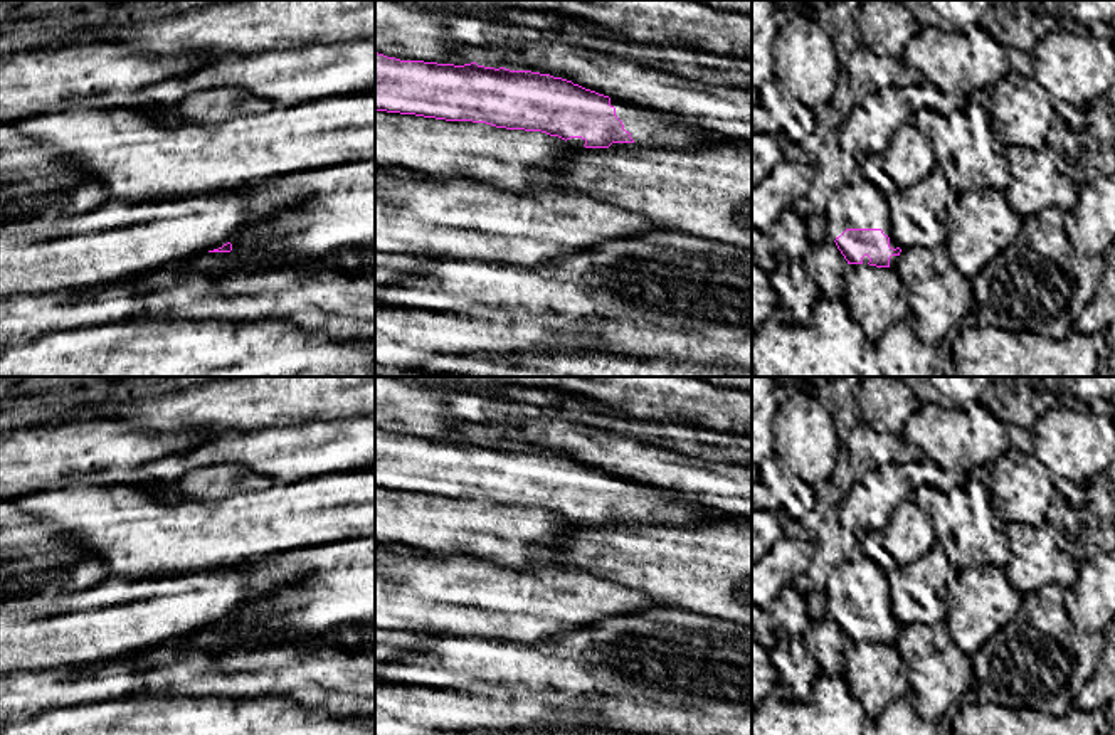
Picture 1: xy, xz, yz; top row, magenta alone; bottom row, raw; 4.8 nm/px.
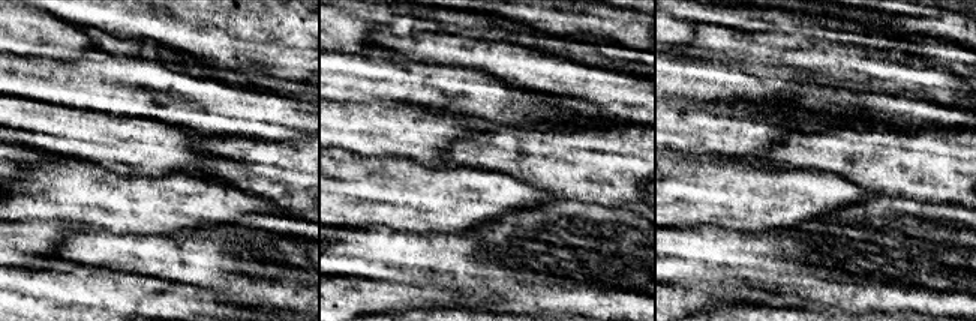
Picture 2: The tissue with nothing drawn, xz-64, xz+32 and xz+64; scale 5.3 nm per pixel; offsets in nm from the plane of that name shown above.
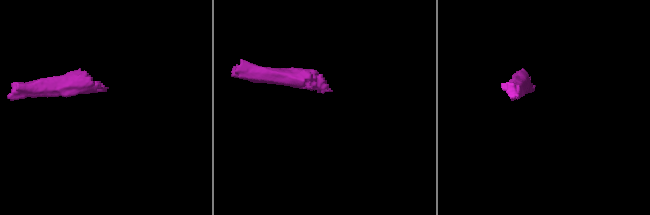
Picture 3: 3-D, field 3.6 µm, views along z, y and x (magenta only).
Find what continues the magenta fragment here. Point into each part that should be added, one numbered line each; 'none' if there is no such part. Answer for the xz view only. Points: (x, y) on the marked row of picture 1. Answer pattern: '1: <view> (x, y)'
1: xz (649, 128)

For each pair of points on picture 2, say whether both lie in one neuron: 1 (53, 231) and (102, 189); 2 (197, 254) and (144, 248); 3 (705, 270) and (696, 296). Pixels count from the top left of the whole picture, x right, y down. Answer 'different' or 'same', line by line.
1: different
2: same
3: different

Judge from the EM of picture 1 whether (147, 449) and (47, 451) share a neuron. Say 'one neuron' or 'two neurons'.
one neuron

